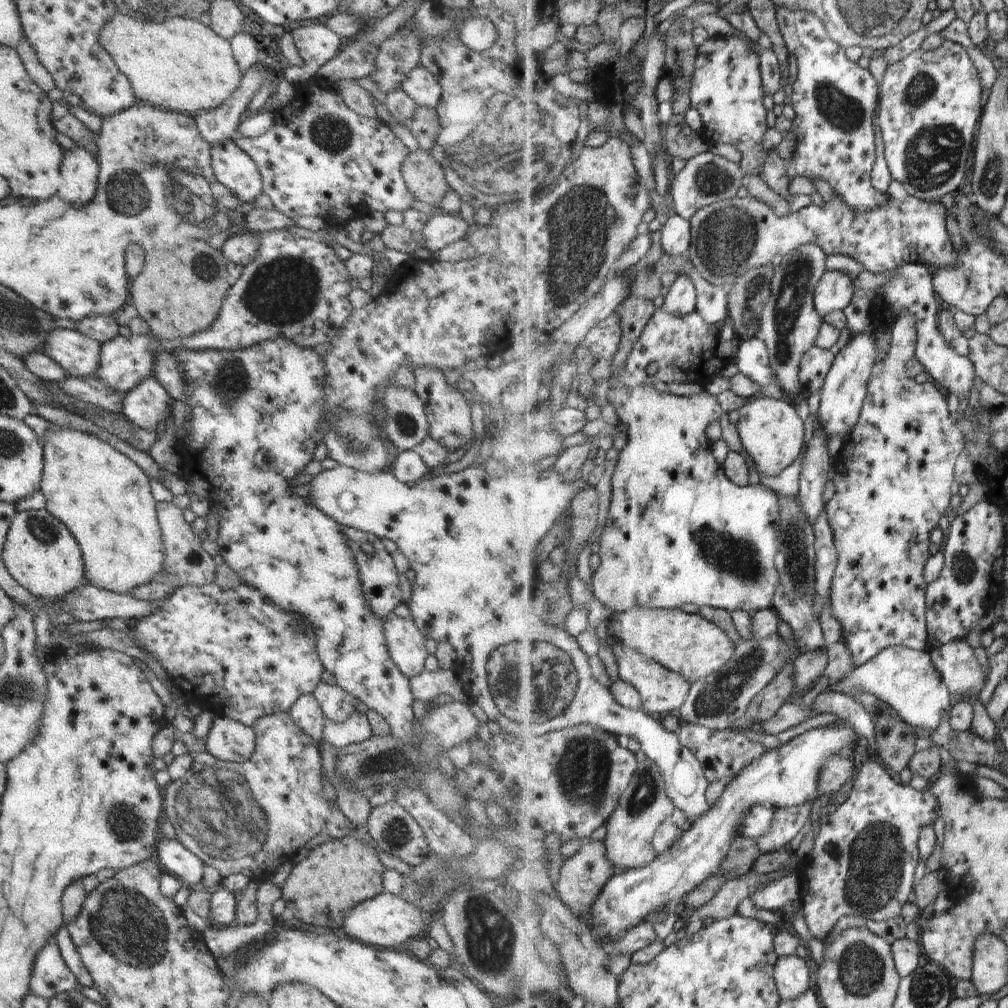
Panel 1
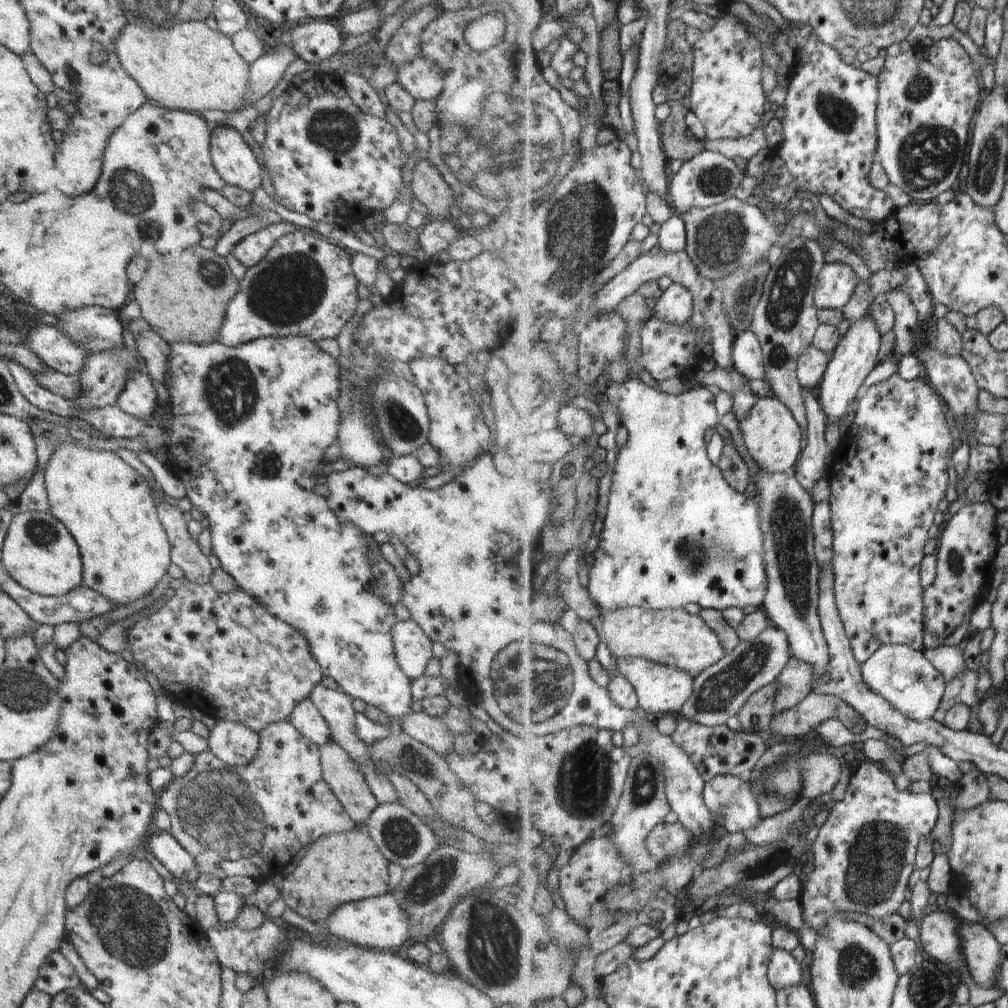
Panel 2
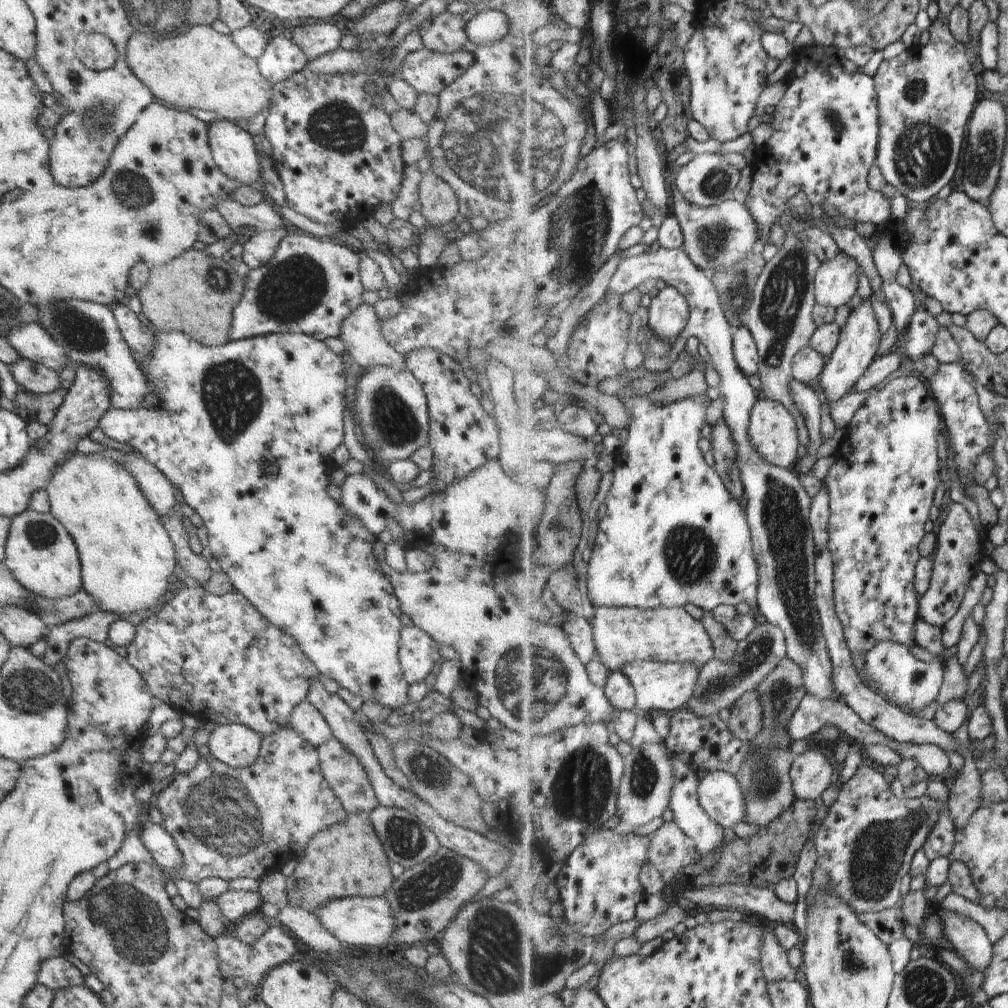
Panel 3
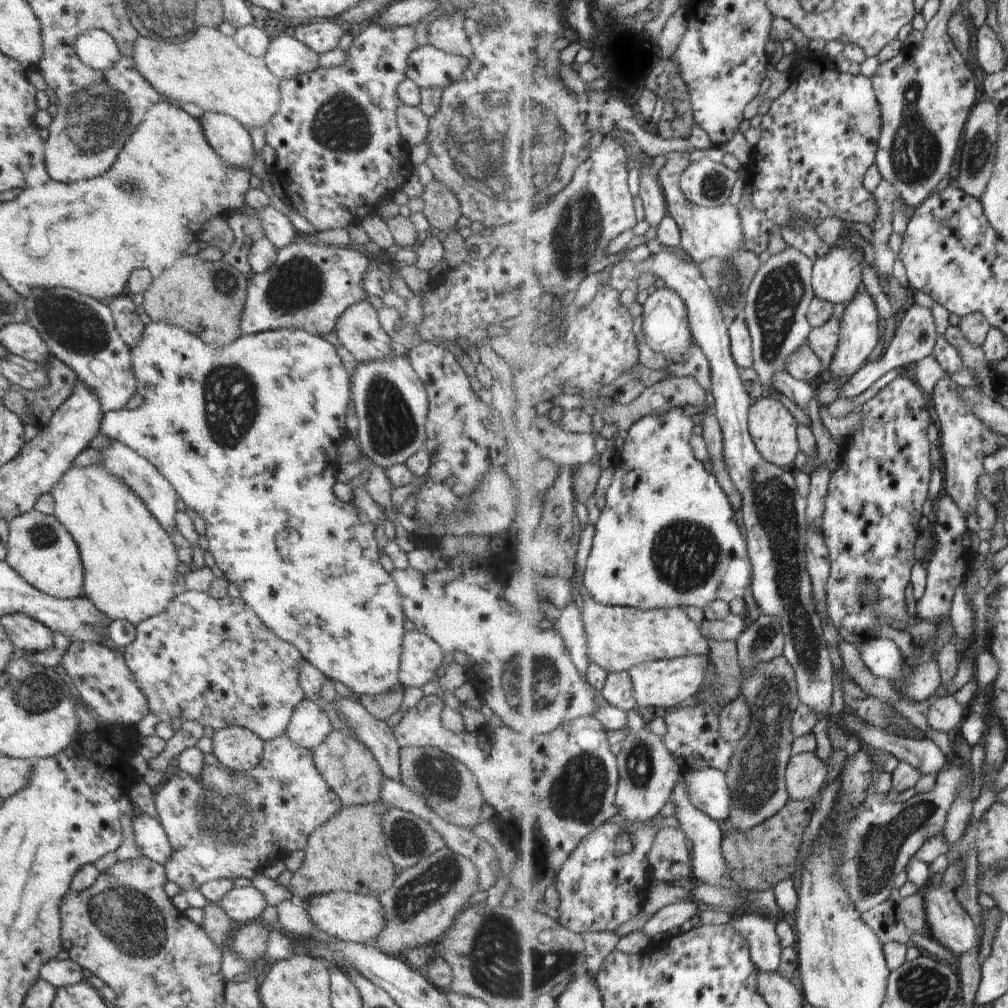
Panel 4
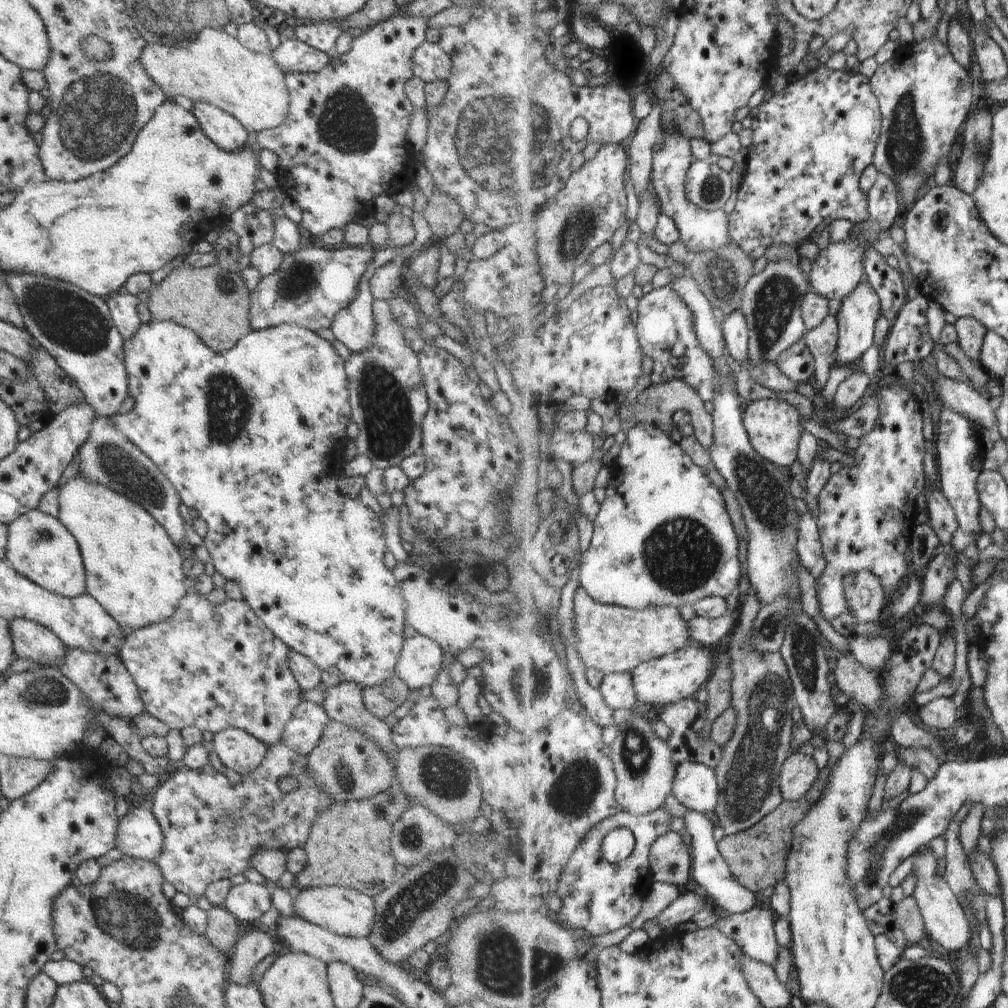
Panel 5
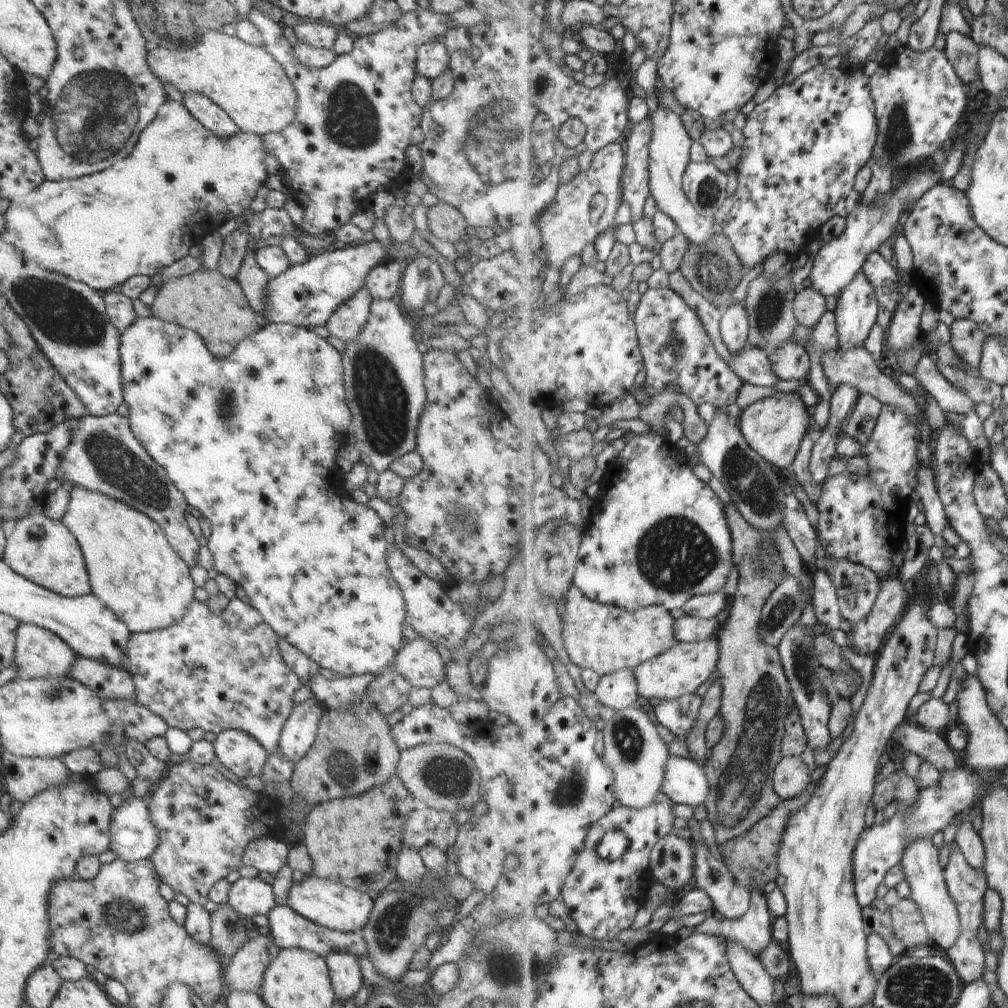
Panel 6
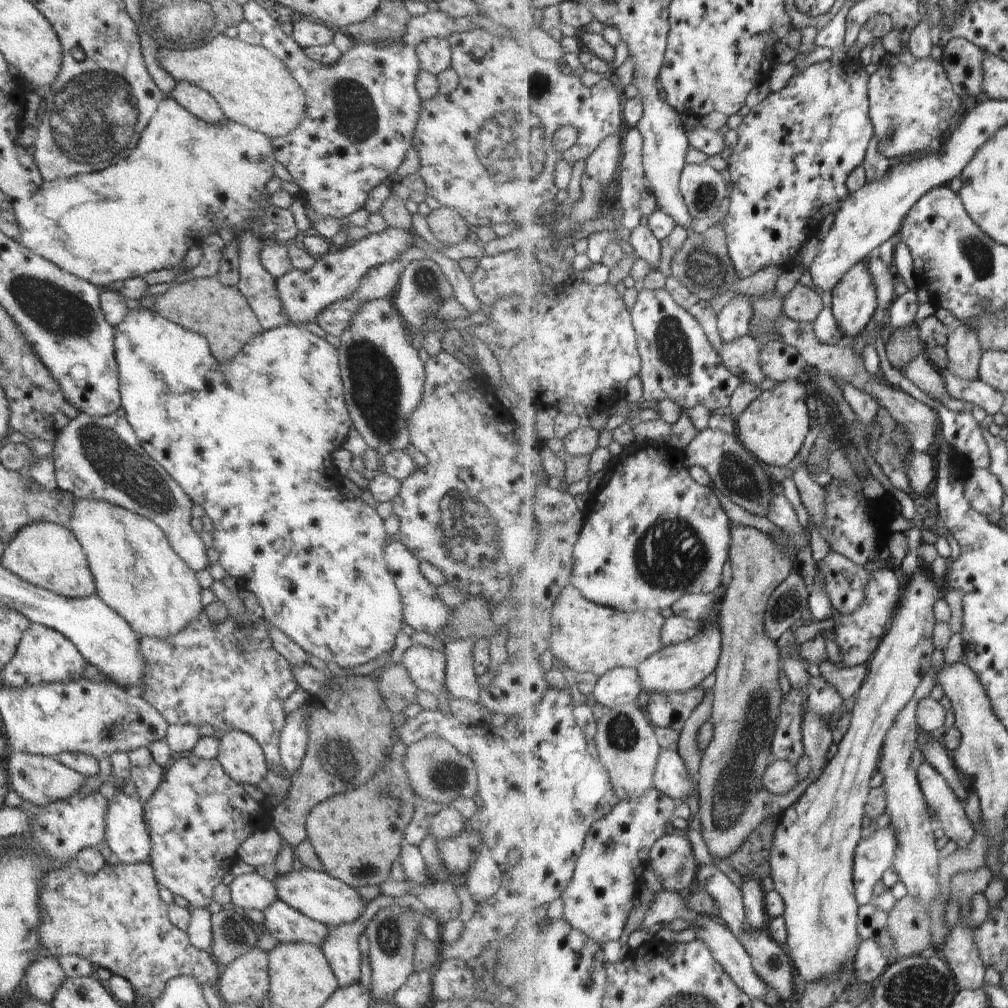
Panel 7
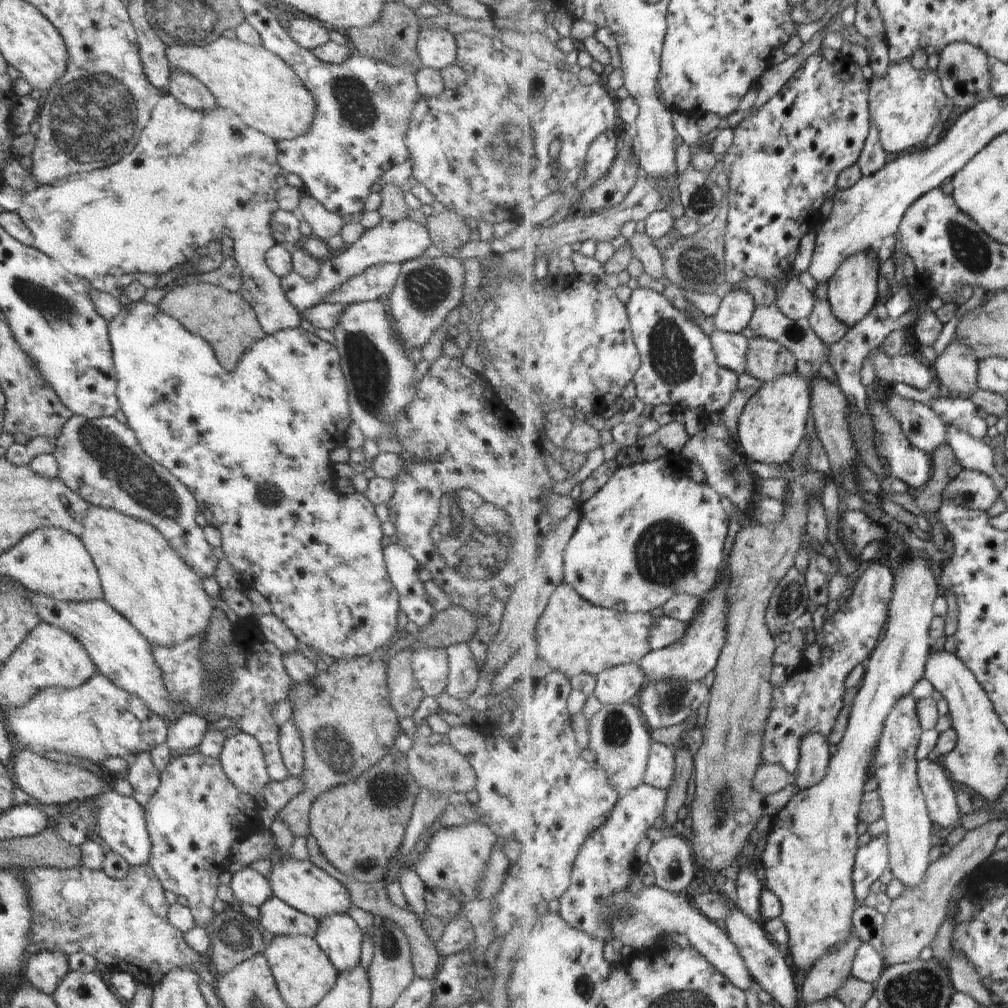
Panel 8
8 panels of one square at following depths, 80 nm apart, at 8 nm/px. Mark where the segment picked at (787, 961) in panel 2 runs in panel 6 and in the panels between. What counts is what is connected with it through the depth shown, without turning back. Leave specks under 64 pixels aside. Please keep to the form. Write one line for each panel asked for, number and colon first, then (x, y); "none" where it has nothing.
3: (777, 966)
4: (767, 948)
5: (755, 930)
6: (755, 931)

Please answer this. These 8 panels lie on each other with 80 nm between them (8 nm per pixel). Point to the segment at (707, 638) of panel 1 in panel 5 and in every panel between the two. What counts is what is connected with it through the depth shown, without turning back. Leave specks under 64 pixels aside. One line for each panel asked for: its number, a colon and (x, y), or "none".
2: (675, 637)
3: (628, 635)
4: (621, 638)
5: (615, 639)

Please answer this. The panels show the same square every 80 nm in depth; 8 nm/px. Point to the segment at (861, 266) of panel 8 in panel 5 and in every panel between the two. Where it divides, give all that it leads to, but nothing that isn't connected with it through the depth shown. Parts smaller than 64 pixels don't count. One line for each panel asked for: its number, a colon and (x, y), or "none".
5: (859, 312)
6: (859, 308)
7: (856, 301)

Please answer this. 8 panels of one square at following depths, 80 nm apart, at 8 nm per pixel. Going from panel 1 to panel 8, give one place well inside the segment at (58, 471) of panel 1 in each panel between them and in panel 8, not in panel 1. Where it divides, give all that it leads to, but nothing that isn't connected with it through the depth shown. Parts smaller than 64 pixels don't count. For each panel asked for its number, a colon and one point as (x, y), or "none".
2: (107, 506)
3: (127, 560)
4: (129, 561)
5: (133, 569)
6: (132, 569)
7: (136, 573)
8: (143, 578)

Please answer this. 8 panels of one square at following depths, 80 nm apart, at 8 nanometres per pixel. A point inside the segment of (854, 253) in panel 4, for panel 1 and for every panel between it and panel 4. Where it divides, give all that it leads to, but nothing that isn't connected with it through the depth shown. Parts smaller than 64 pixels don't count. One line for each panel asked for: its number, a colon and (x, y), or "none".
1: (836, 291)
2: (837, 283)
3: (837, 282)

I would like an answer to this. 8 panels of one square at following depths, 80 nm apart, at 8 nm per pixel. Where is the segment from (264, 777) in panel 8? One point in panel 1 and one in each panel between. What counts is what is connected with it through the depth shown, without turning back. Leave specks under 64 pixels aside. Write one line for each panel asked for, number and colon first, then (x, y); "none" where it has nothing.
1: (229, 741)
2: (233, 743)
3: (234, 745)
4: (239, 749)
5: (237, 749)
6: (237, 751)
7: (240, 756)

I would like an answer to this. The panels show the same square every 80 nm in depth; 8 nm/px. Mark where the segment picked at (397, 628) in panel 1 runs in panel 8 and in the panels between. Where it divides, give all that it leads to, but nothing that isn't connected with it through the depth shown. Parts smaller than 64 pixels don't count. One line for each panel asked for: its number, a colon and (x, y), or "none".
2: (412, 649)
3: (417, 653)
4: (421, 657)
5: (420, 660)
6: (418, 662)
7: (426, 667)
8: (430, 666)

